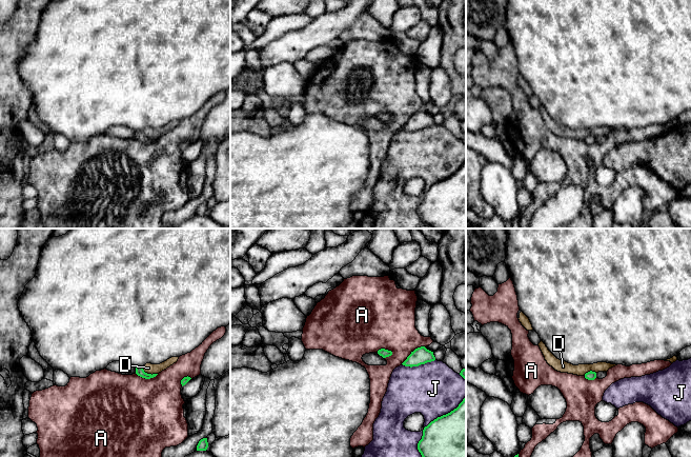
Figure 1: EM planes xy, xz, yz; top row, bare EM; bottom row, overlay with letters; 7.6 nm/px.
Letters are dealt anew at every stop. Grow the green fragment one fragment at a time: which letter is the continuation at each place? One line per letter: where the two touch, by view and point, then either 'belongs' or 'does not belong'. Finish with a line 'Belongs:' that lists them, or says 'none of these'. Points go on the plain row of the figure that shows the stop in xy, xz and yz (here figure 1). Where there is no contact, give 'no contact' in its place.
A: meets green in xz at (412, 116); does not belong
D: meets green in xy at (148, 138); does not belong
J: meets green in xz at (446, 178); does not belong
Belongs: none of these

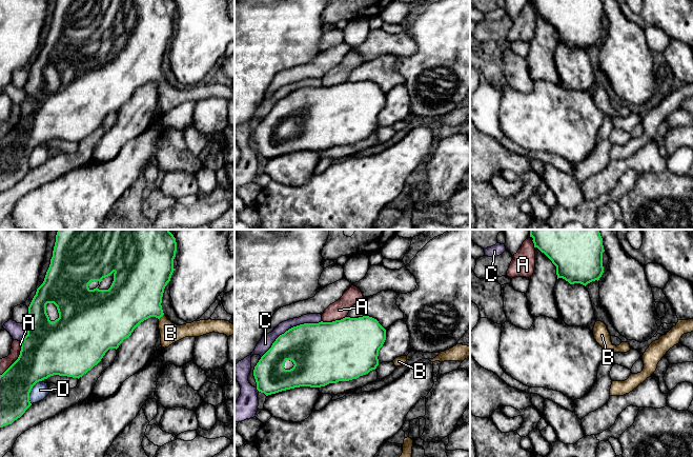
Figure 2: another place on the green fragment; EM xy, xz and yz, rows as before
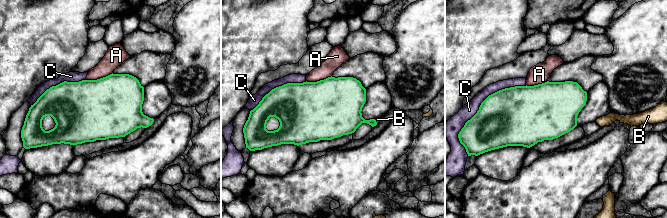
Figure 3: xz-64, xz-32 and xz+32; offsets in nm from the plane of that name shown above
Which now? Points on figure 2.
A: meets green in xz at (333, 85); does not belong
B: meets green in xy at (161, 80); belongs
C: meets green in xz at (289, 93); does not belong
D: meets green in xy at (31, 154); does not belong
Belongs: B

